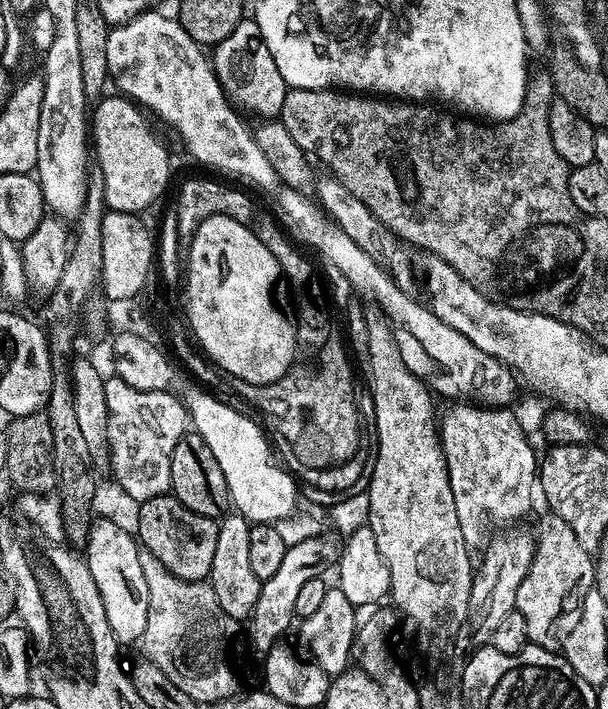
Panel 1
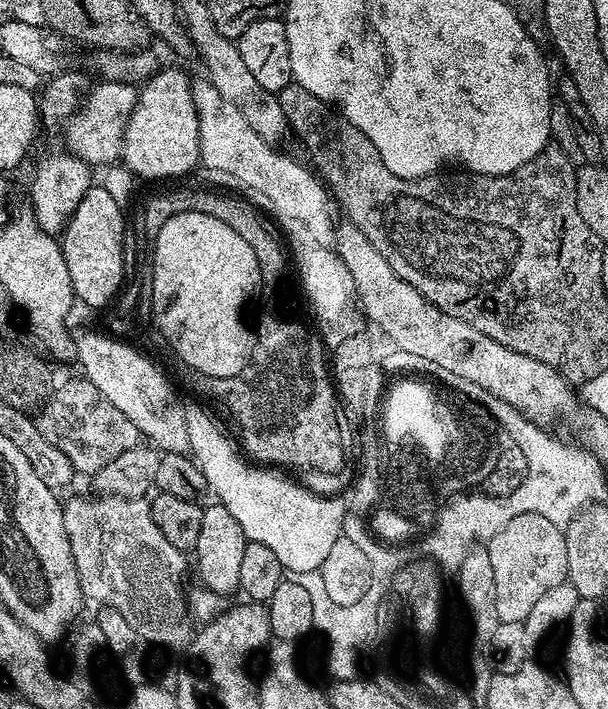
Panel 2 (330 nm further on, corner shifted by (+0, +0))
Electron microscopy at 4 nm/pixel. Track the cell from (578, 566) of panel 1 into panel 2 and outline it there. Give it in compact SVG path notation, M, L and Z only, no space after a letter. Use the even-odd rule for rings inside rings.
M524 513L512 518L487 541L486 551L490 558L490 566L494 570L494 606L499 623L514 622L523 624L528 612L546 594L546 590L565 583L568 580L567 538L561 525L550 522L550 518L542 518L542 514Z

